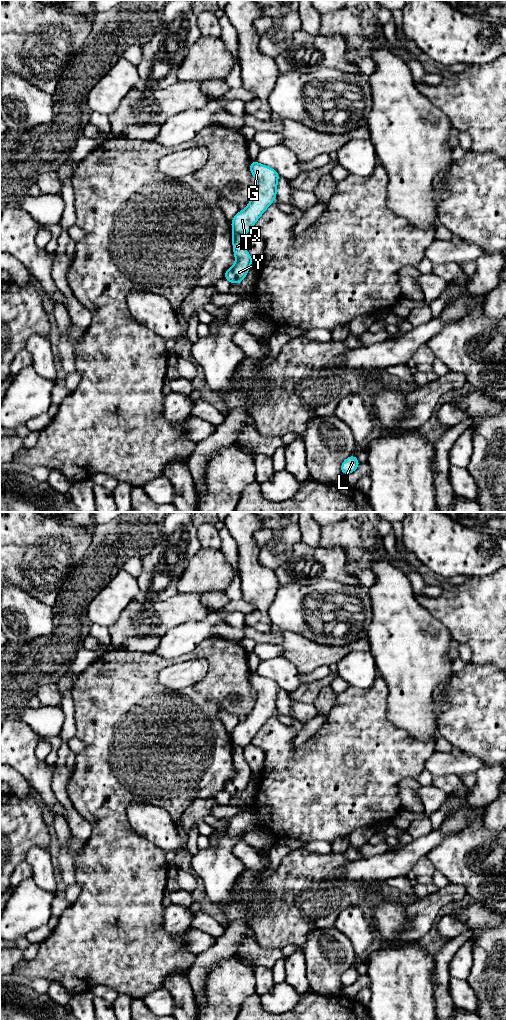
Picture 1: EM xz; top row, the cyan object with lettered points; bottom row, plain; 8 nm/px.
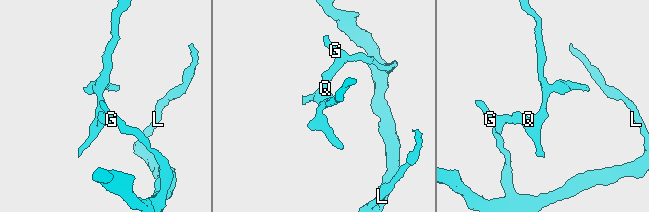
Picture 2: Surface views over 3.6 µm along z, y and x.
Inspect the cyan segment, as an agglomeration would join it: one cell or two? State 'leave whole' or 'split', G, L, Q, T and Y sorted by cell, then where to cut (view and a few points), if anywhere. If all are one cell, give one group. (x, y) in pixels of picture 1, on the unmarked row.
split; G L T / Q Y; cut in xz along (233, 744), (242, 747)

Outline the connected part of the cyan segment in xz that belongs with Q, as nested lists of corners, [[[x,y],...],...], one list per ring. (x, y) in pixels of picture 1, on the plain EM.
[[[233,745],[232,755],[236,774],[225,783],[224,790],[231,796],[236,796],[246,789],[253,772],[243,757],[243,747]]]

